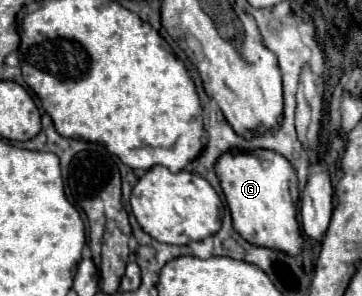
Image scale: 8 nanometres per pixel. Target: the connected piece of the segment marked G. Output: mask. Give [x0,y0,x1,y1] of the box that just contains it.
[216,151,302,255]

